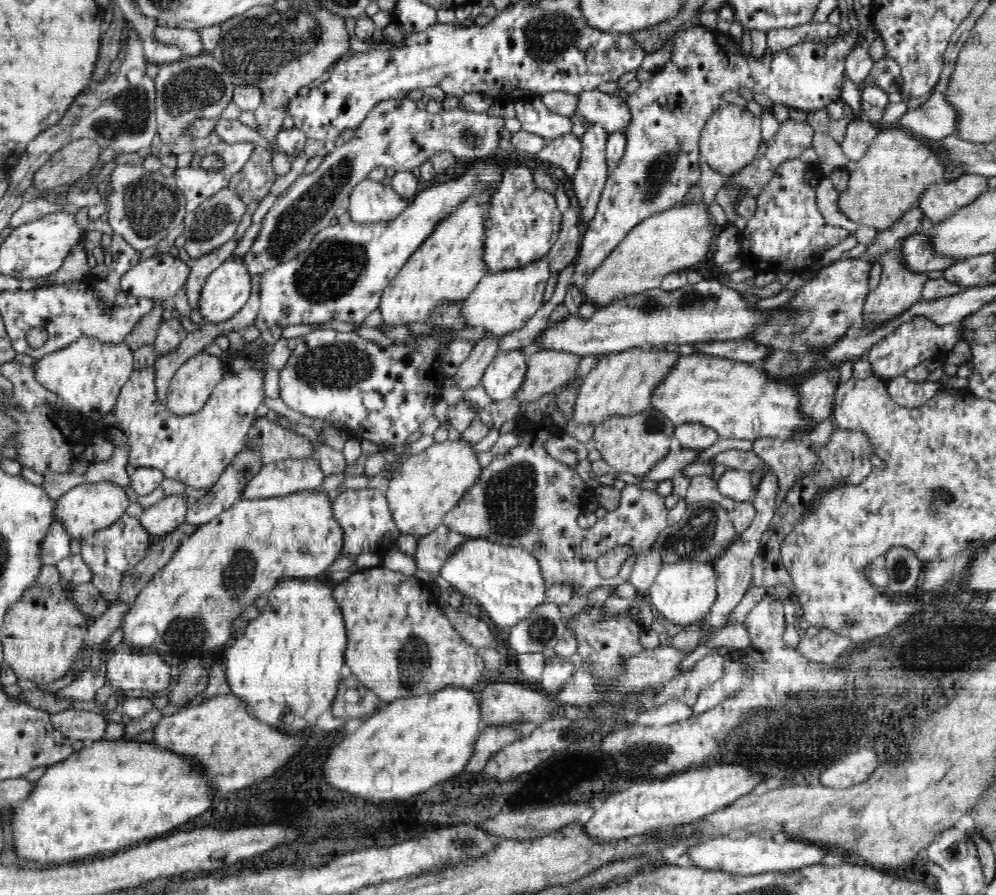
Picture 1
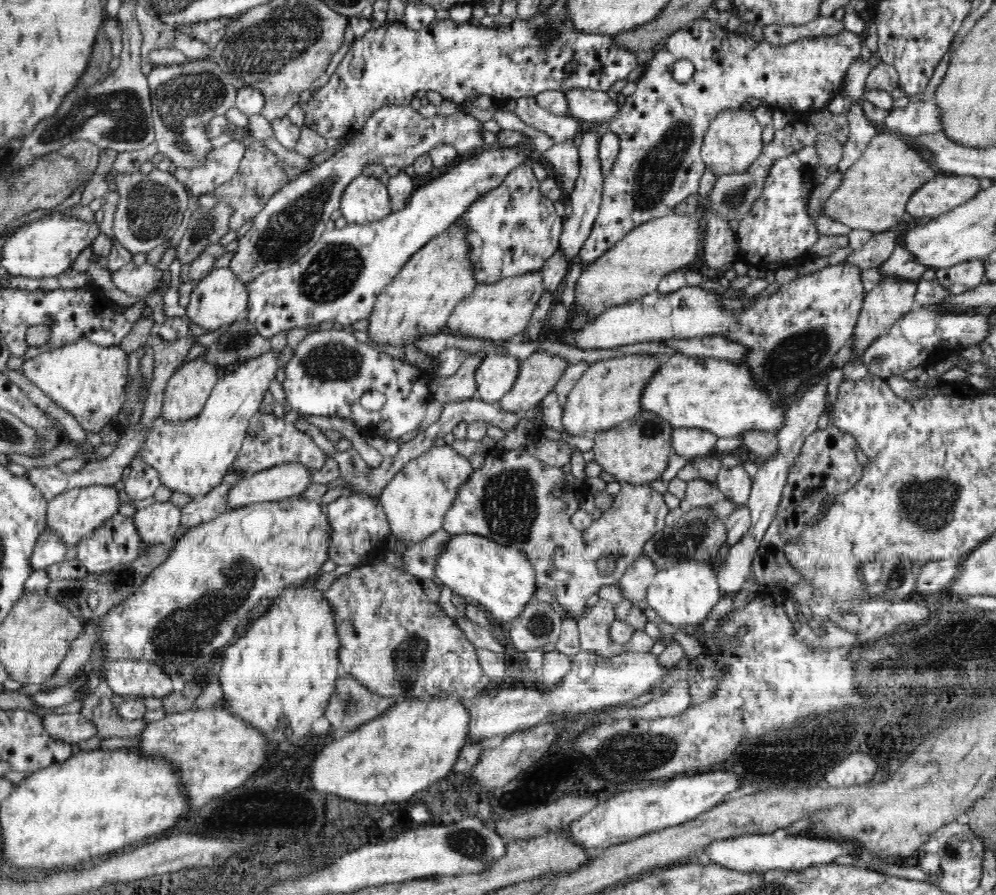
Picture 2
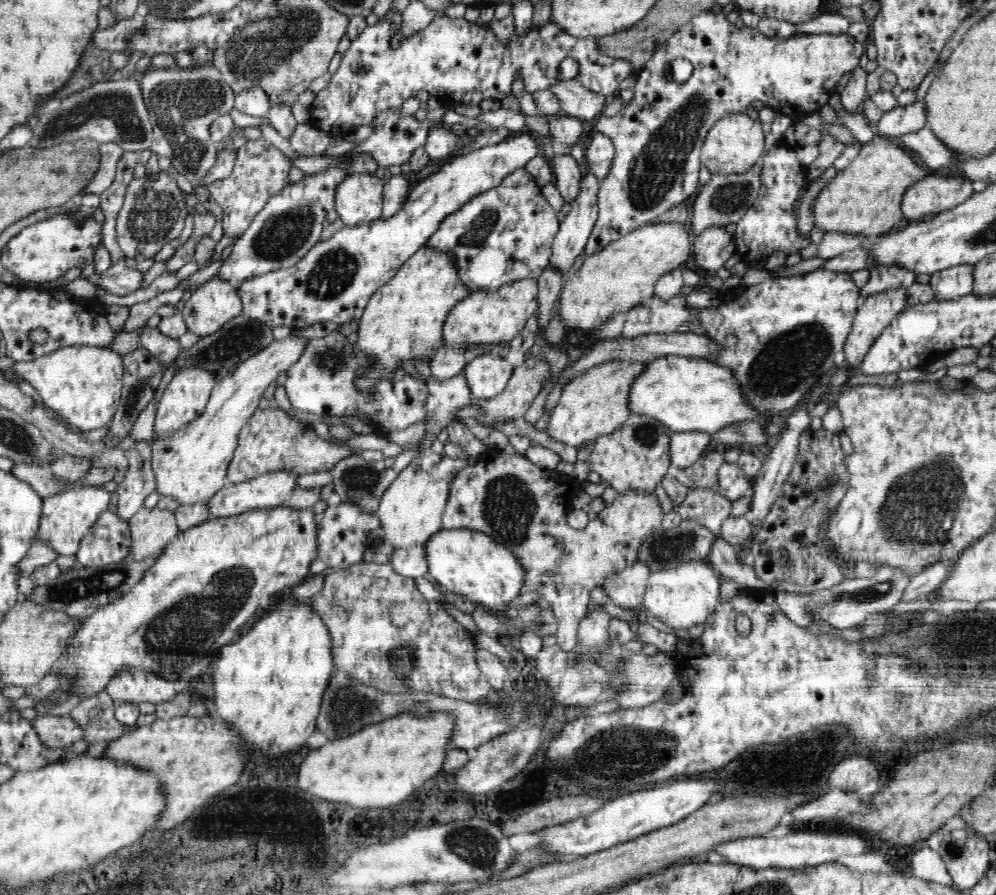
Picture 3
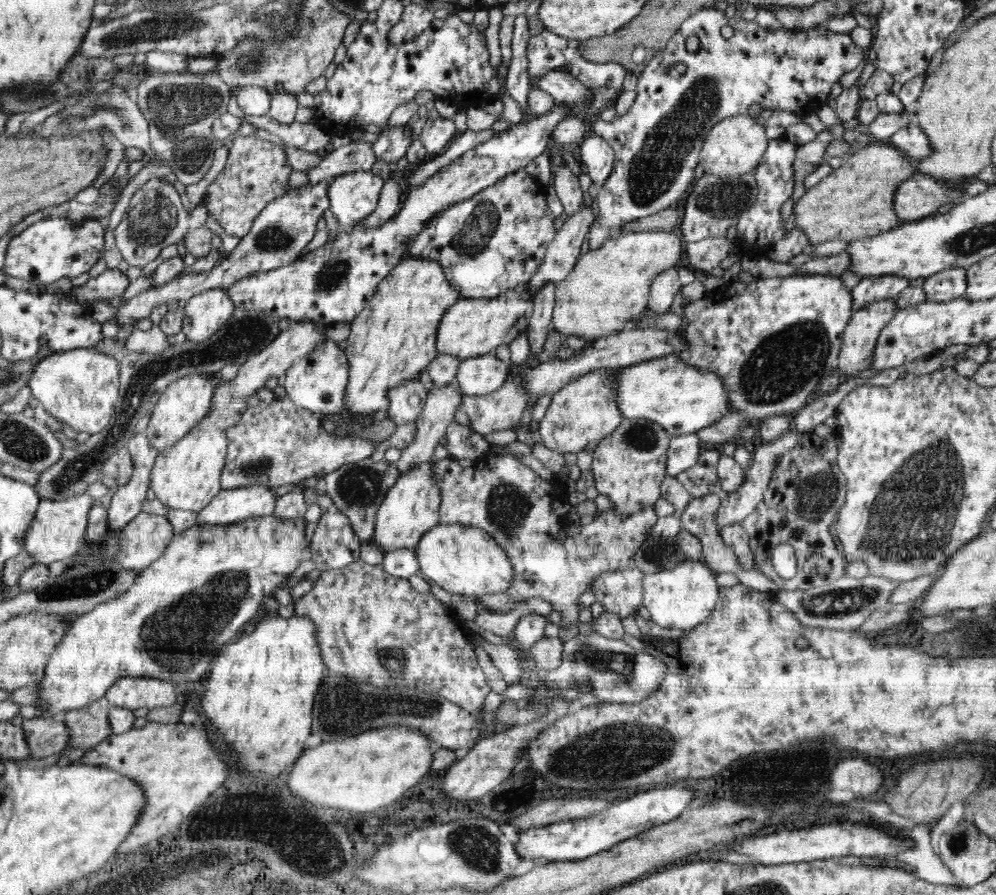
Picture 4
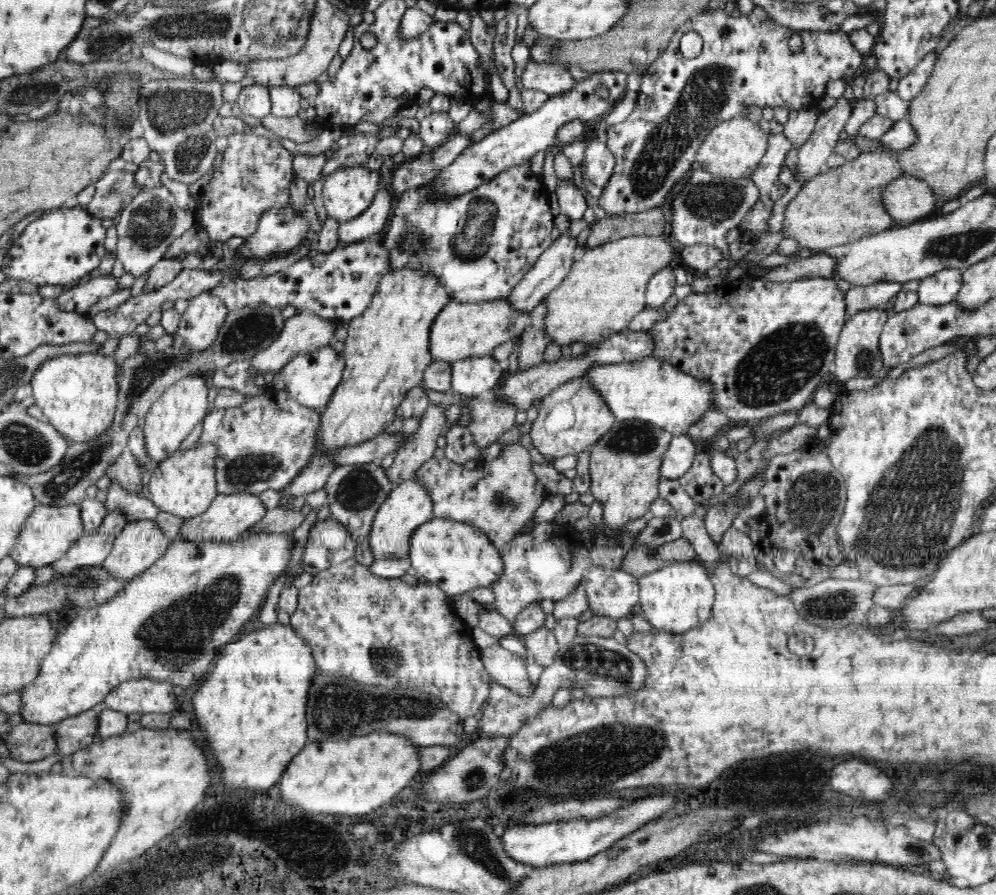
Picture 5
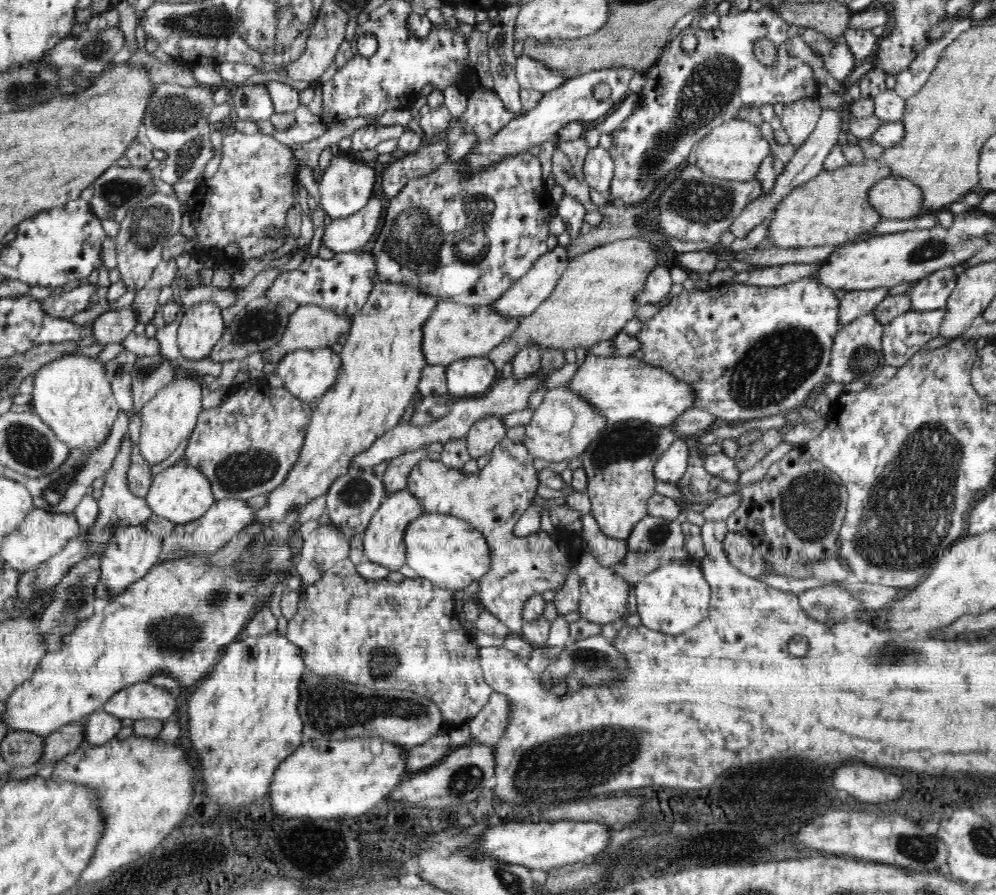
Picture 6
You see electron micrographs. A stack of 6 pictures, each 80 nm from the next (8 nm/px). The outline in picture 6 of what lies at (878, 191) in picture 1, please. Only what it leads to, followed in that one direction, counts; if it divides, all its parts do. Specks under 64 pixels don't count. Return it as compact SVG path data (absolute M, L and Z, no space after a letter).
M879 159L847 163L834 170L822 170L818 176L797 186L777 204L766 238L784 249L844 245L875 227L882 219L867 201L870 187L881 178L892 176Z

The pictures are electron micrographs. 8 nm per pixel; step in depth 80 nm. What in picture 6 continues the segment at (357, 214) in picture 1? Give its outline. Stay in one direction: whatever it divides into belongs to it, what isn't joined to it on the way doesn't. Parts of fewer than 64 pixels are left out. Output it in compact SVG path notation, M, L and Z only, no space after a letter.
M335 151L330 165L324 170L318 183L321 207L332 219L350 216L366 206L373 196L374 182L376 182L376 170L373 165L366 164L360 158L356 159L348 153Z

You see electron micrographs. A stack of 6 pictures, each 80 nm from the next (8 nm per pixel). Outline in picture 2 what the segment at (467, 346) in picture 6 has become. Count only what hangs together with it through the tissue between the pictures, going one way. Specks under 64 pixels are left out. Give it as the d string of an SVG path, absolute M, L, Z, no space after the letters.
M541 270L504 278L493 284L477 284L472 294L466 296L453 310L447 326L452 332L484 338L484 341L513 340L528 326L543 294Z

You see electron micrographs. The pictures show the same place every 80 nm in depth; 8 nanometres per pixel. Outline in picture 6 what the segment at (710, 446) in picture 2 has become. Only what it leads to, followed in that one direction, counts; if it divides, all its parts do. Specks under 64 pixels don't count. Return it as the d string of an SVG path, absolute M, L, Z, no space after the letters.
M677 437L654 465L655 479L660 482L676 483L686 472L688 456L688 446Z

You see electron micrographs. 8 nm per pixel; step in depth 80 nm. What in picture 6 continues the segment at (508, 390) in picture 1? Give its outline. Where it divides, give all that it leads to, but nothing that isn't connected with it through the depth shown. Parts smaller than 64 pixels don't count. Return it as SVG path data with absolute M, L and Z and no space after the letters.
M466 357L445 367L447 389L456 399L485 394L496 380L496 370L498 372L487 357Z

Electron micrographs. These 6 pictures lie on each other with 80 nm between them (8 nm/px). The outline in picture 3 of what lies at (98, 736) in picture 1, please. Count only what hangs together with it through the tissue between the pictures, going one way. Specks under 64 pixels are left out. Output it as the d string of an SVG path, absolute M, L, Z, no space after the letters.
M42 715L31 720L40 742L51 748L65 748L83 738L81 724L76 722L70 715L52 716Z

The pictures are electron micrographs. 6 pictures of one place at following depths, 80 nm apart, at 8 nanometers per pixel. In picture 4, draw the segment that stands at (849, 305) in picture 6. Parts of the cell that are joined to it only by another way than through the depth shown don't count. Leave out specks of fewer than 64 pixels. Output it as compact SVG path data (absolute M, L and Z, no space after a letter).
M891 274L886 277L862 279L852 288L852 309L856 312L868 307L871 302L894 299L910 287L909 282L908 279Z

